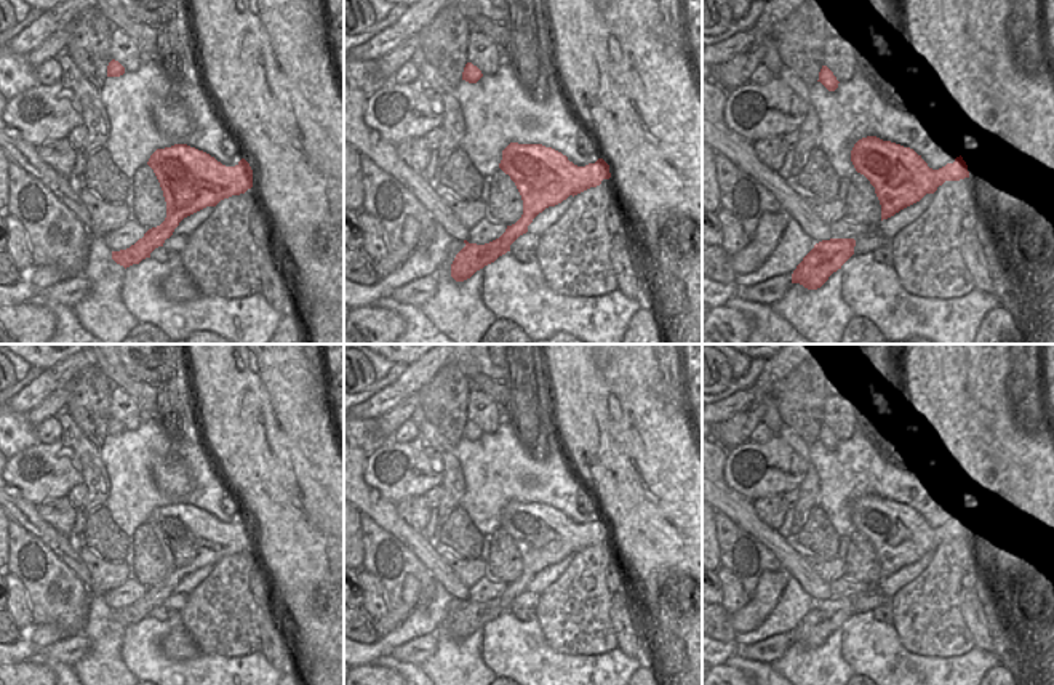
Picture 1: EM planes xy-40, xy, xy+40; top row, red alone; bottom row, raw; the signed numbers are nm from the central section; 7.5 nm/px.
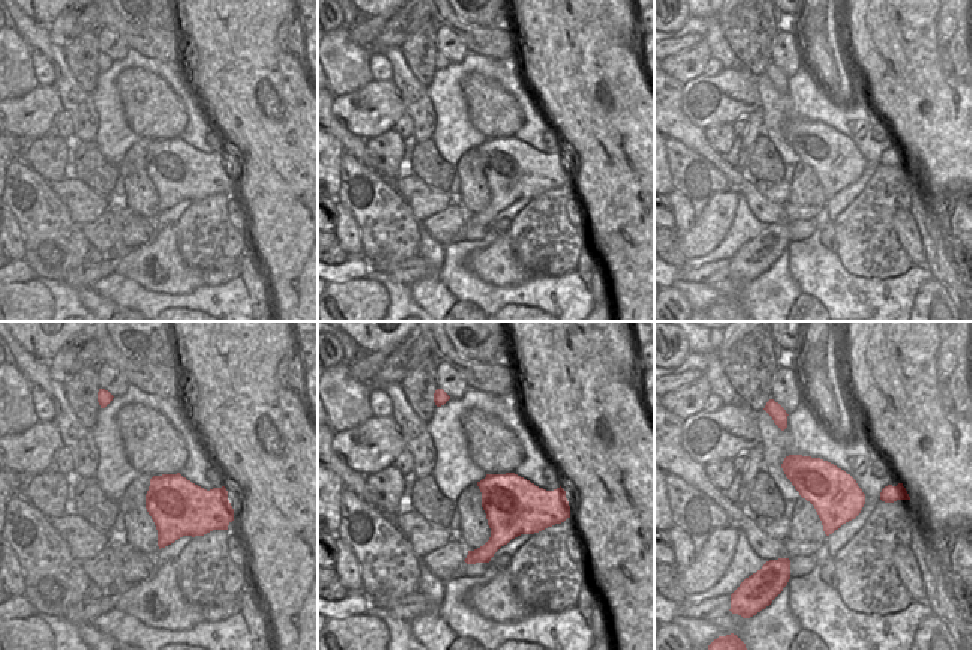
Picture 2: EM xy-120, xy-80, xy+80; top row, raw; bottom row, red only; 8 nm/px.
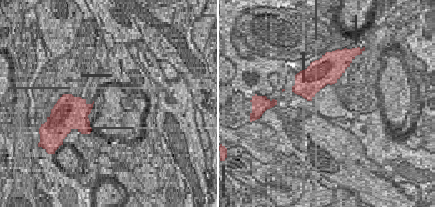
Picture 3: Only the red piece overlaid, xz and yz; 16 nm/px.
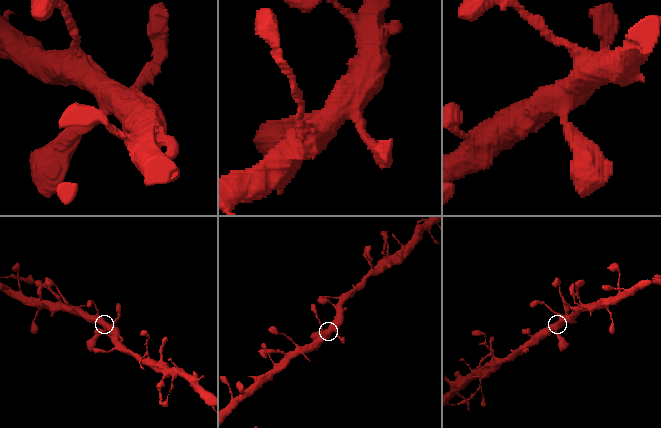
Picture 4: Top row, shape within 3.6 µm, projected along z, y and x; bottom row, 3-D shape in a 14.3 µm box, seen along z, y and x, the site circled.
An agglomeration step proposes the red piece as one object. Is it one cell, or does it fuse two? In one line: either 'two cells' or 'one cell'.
one cell

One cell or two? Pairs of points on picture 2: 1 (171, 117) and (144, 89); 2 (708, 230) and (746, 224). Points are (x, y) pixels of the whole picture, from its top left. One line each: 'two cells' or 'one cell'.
1: one cell
2: two cells

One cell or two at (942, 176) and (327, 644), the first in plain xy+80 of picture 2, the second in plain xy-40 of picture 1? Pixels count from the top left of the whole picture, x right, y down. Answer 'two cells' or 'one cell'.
one cell

